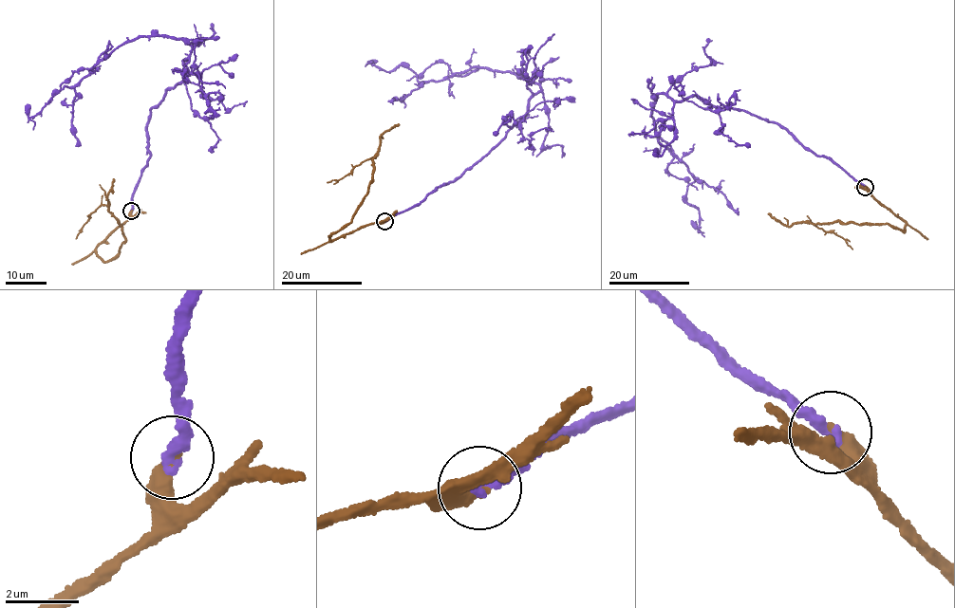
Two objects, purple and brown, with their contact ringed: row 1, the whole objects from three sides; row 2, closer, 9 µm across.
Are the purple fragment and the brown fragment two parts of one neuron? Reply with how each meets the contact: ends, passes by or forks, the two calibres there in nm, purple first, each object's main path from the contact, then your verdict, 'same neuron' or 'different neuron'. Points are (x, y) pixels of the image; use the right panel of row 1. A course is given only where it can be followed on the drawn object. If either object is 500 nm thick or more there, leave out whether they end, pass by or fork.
purple ends; brown ends; calibres 360 and 400 nm; course purple (866, 187), (775, 122), (659, 94), (651, 116), (659, 142), (695, 179), (686, 200), (703, 237); course brown (866, 187), (880, 204), (906, 222), (904, 231), (892, 225), (865, 222), (810, 223), (841, 236), (852, 249); same neuron

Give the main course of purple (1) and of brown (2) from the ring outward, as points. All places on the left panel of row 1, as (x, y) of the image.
1: (131, 211), (151, 110), (182, 81), (183, 40), (125, 42), (53, 95), (28, 119), (32, 130)
2: (131, 211), (98, 244), (97, 255), (110, 260), (124, 242), (106, 206), (95, 209), (76, 238)

